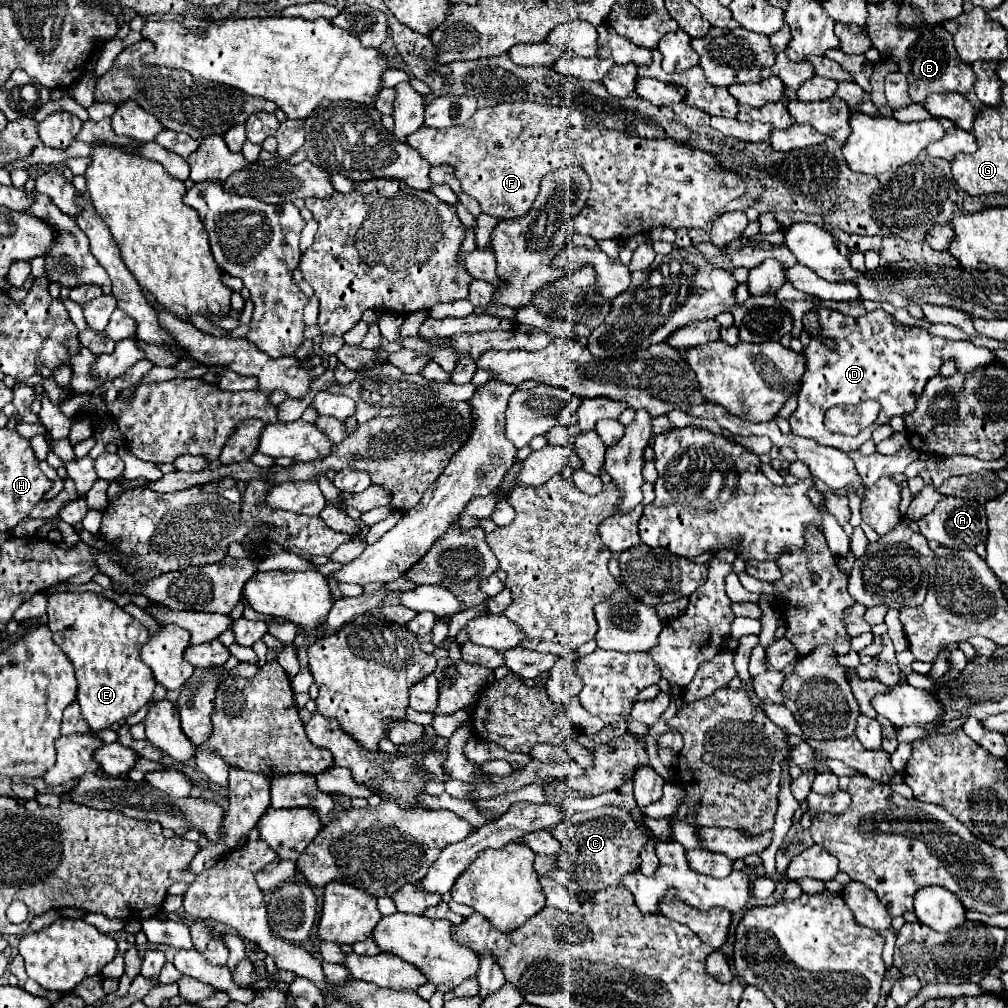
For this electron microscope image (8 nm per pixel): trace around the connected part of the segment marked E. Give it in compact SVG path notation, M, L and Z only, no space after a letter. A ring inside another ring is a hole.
M94 592L50 594L48 628L52 640L74 666L78 704L90 730L100 732L112 724L124 722L130 714L150 702L156 680L152 670L140 660L140 646L148 640L148 630L112 600Z

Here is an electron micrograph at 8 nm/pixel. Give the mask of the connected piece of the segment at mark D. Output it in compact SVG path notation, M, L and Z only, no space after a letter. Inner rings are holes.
M820 310L818 324L818 334L812 336L804 350L808 370L798 394L798 408L790 416L790 428L796 436L810 438L818 444L832 446L842 452L858 450L866 440L872 438L872 432L862 432L852 438L824 430L824 412L828 408L836 404L860 404L864 400L878 400L880 414L874 426L882 426L888 424L892 416L904 416L912 412L924 390L924 384L938 374L940 366L948 358L956 360L956 368L960 372L974 372L976 368L996 360L988 348L976 348L970 342L952 342L948 338L932 336L924 328L896 322L884 310L868 312L860 318L850 318L834 310ZM826 340L832 340L836 348L826 348Z

